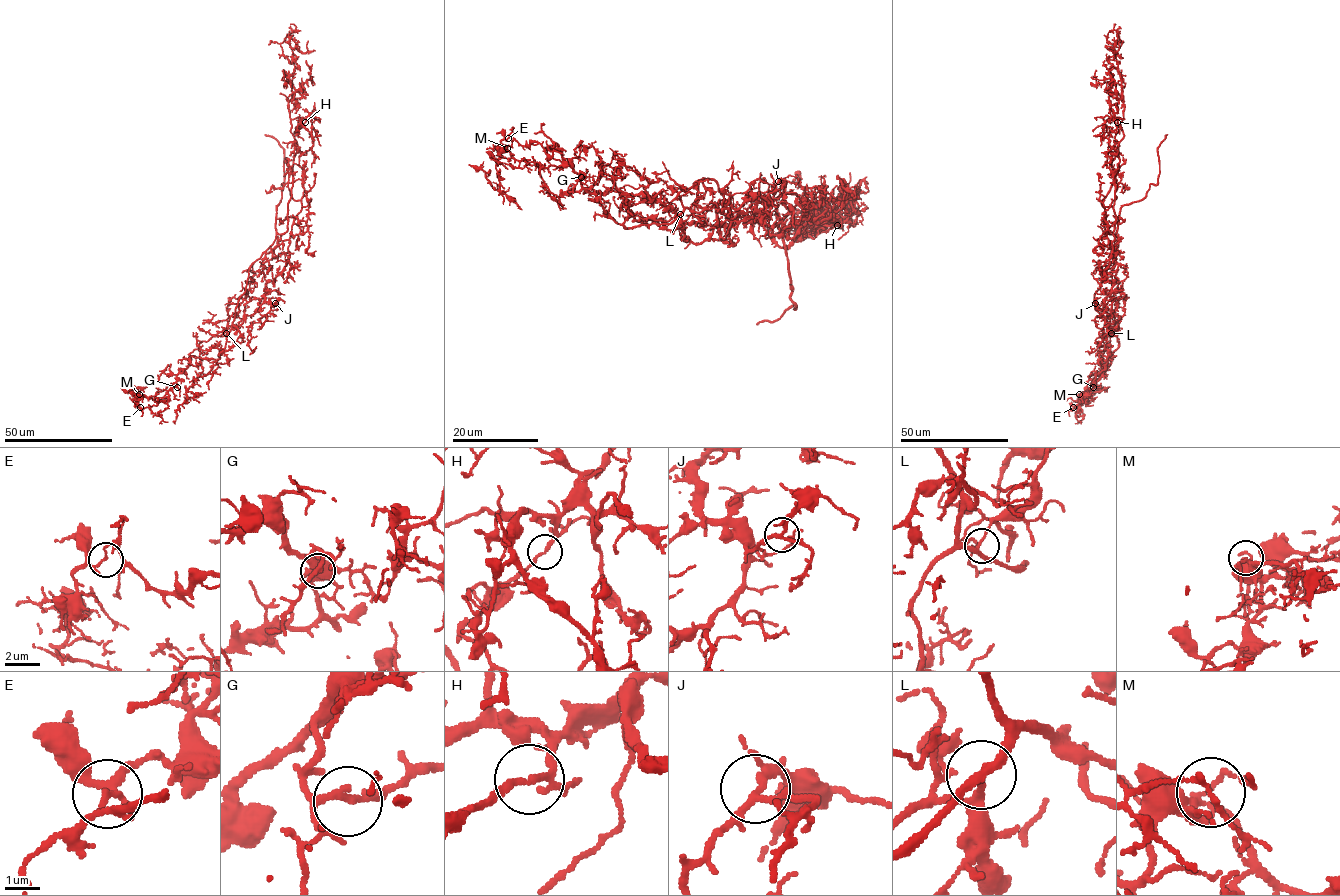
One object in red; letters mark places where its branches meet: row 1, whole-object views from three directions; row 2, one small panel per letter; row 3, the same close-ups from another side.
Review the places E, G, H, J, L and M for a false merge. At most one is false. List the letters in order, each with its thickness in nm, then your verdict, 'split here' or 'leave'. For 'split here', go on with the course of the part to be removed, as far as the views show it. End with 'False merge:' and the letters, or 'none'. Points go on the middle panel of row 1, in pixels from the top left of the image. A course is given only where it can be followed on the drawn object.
E: calibre 100 nm; split here; course (509, 138), (503, 139), (498, 151), (499, 157), (494, 156), (498, 190), (484, 171), (469, 164)
G: calibre 170 nm; leave
H: calibre 150 nm; leave
J: calibre 170 nm; leave
L: calibre 190 nm; leave
M: calibre 120 nm; leave
False merge: E

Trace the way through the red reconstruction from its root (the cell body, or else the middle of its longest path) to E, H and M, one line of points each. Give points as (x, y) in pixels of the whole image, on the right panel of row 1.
E: (1111, 271), (1095, 294), (1094, 305), (1119, 347), (1111, 363), (1086, 387), (1079, 416), (1074, 407)
H: (1111, 271), (1118, 240), (1105, 230), (1101, 201), (1119, 162), (1123, 133), (1122, 119), (1114, 118), (1117, 122)
M: (1111, 271), (1094, 305), (1119, 347), (1086, 387), (1077, 416), (1077, 407), (1071, 410), (1079, 394)

